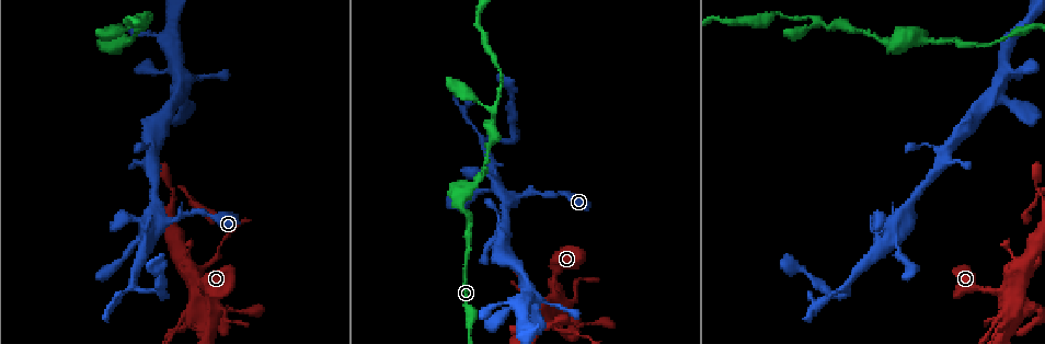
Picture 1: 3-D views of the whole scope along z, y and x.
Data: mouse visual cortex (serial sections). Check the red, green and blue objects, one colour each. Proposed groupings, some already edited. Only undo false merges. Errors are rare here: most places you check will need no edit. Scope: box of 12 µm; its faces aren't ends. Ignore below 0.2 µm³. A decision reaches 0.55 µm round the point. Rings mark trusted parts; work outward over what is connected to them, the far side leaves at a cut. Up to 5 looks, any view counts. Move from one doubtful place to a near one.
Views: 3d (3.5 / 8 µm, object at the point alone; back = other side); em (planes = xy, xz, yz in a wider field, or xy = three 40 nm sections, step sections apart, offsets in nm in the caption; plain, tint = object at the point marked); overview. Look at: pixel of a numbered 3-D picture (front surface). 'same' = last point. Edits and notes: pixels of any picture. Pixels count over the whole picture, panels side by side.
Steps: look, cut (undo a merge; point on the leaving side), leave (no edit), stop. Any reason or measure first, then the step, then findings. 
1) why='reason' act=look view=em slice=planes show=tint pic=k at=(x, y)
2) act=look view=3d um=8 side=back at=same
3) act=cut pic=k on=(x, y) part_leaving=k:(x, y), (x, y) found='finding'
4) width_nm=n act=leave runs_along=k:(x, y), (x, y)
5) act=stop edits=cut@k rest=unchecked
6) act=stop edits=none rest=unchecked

why='narrows sharply' act=look view=3d um=3.5 pic=1 at=(501, 81)

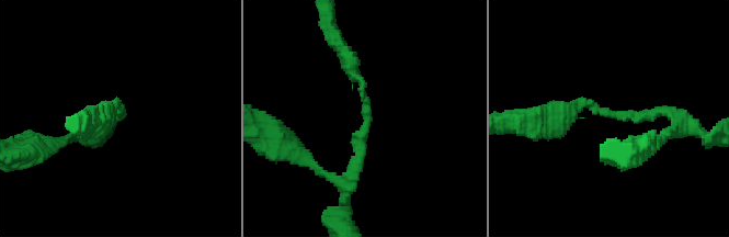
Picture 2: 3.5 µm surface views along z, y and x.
why='need the tissue' act=look view=em slice=xy step=1 show=tint pic=2 at=(612, 115)

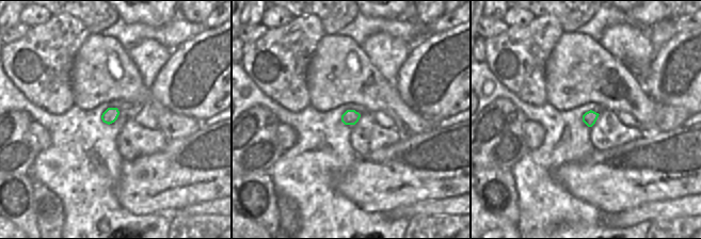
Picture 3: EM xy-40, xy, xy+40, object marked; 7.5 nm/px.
why='another direction' act=look view=em slice=planes show=tint at=same

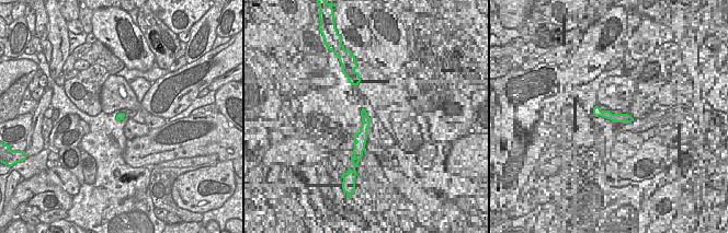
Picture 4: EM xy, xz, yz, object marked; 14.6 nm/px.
width_nm=120 act=leave runs_along=2:(344, 182), (365, 132), (362, 83), (348, 56) found='one cell here'

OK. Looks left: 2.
why='sudden change in width' act=look view=3d um=3.5 pic=1 at=(196, 290)

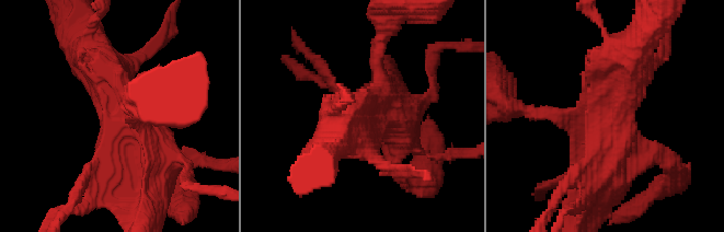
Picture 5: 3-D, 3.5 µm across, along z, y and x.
act=look view=em slice=xy step=1 show=tint pic=5 at=(600, 114)

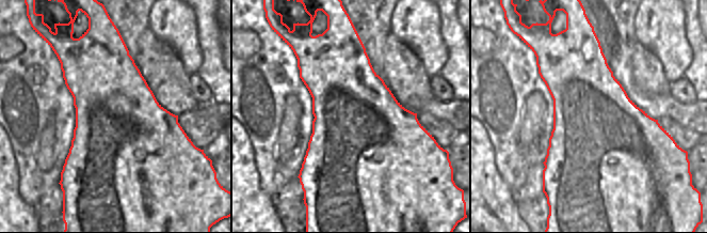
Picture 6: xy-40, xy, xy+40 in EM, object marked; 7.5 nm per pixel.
act=leave runs_along=5:(535, 112), (602, 115), (633, 58) found='all the same cell'

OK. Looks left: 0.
act=stop edits=none rest=unchecked

